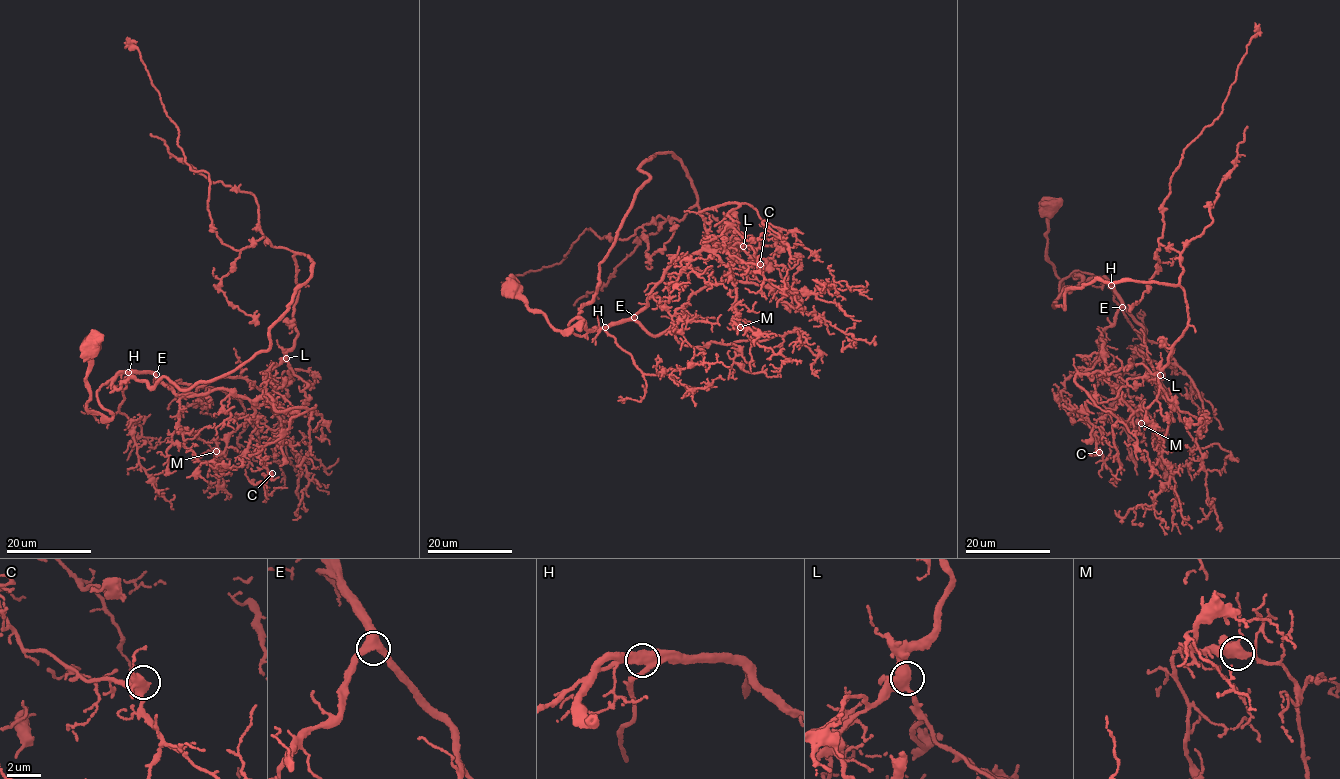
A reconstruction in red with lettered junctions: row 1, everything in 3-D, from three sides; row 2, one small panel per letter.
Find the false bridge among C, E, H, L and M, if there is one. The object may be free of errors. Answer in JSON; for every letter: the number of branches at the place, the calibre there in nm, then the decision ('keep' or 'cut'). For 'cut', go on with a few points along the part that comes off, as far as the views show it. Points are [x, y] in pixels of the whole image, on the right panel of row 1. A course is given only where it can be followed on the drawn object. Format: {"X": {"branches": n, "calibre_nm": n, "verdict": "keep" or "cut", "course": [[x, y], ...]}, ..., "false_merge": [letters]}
{"C": {"branches": 3, "calibre_nm": 420, "verdict": "keep"}, "E": {"branches": 3, "calibre_nm": 400, "verdict": "keep"}, "H": {"branches": 3, "calibre_nm": 440, "verdict": "keep"}, "L": {"branches": 3, "calibre_nm": 480, "verdict": "keep"}, "M": {"branches": 3, "calibre_nm": 460, "verdict": "keep"}, "false_merge": []}

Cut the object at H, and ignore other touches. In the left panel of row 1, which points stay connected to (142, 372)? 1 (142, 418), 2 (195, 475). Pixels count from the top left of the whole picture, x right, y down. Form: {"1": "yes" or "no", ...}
{"1": "no", "2": "yes"}

